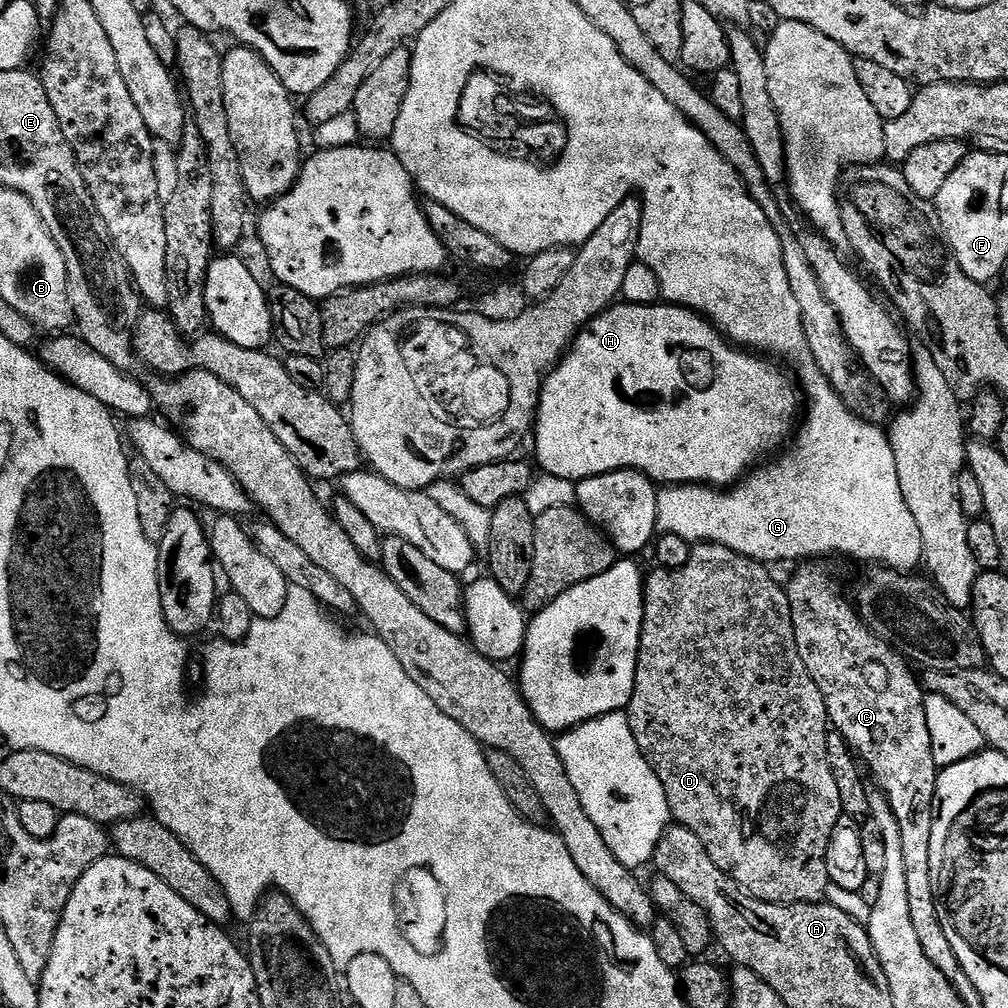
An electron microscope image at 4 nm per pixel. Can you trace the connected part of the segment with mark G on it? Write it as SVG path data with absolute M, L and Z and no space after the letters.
M808 362L807 364L808 365L806 365L804 368L804 388L802 384L802 392L803 395L804 392L806 395L808 395L808 417L805 418L804 425L802 425L802 420L802 423L799 425L798 431L795 433L794 441L796 440L796 449L794 449L793 452L789 454L789 456L777 455L775 459L773 459L771 462L768 462L773 462L773 464L768 464L765 466L765 468L763 468L763 466L757 466L753 468L752 471L747 473L747 475L745 475L743 479L741 479L739 483L737 483L735 487L733 487L731 490L721 490L719 487L705 486L703 484L682 484L679 486L661 487L659 491L657 491L657 529L659 529L659 531L665 536L677 536L678 538L682 538L683 540L689 542L721 544L722 546L726 546L730 550L734 550L738 554L749 556L752 560L759 560L760 563L765 566L773 566L772 564L778 563L779 560L796 560L795 562L804 562L807 561L809 558L824 558L820 556L826 555L827 552L841 552L842 555L853 556L853 558L856 560L872 560L868 562L871 562L873 565L876 566L892 568L895 572L907 572L909 574L915 573L917 569L919 569L916 567L921 567L922 561L924 559L924 547L922 546L922 530L918 530L918 522L914 522L914 514L910 514L910 506L906 506L906 498L902 498L902 486L898 482L898 466L894 462L894 450L892 449L892 444L890 443L890 441L888 441L888 437L881 427L876 427L867 420L863 420L862 418L856 416L850 411L850 409L847 408L846 405L844 405L842 398L838 395L838 393L835 392L834 386L830 383L827 377L825 377L823 373L816 367L814 363Z

